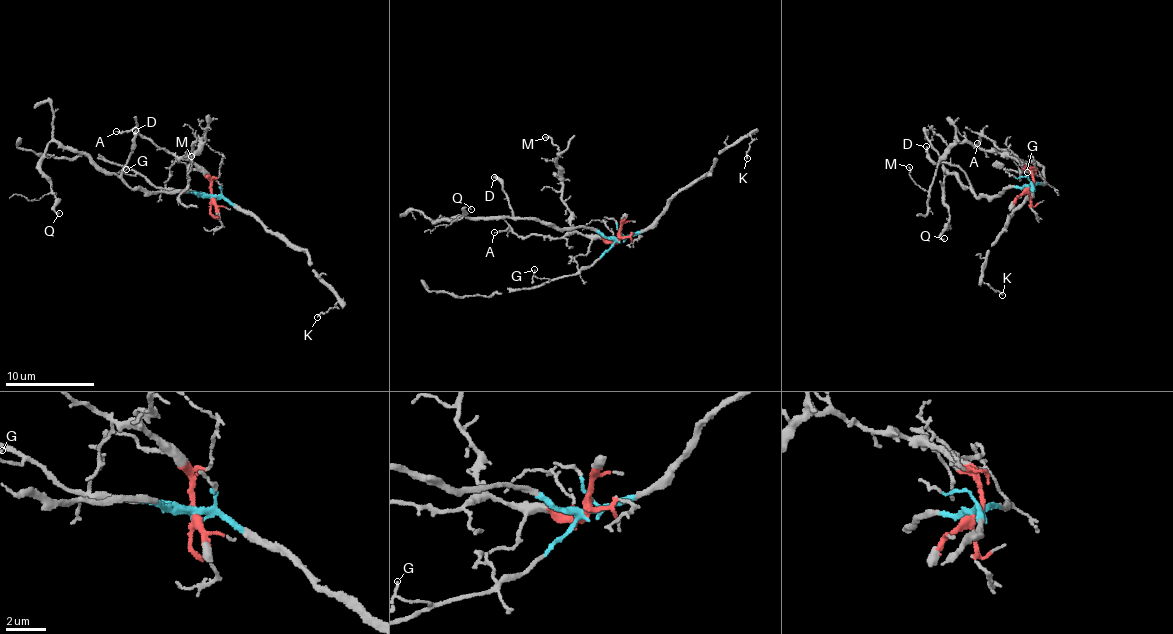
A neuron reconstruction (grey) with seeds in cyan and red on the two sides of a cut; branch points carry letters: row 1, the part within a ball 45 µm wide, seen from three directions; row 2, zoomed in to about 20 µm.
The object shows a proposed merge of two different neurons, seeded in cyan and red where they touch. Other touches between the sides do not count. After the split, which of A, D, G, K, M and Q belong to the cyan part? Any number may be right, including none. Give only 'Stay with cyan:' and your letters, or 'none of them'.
Stay with cyan: D, G, K, Q

